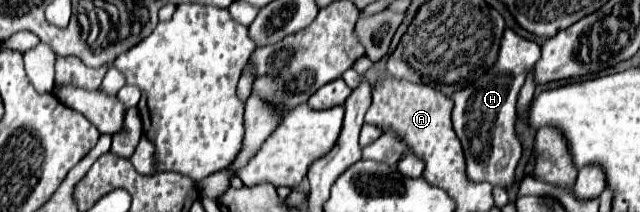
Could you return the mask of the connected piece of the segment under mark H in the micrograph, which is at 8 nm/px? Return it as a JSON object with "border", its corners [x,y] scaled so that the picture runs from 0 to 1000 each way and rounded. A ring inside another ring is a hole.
{"border":[[[791,137],[781,259],[775,307],[759,335],[750,373],[744,373],[731,420],[713,429],[706,448],[709,476],[709,533],[706,580],[716,656],[722,665],[725,741],[728,741],[728,825],[734,854],[763,854],[766,873],[781,873],[794,892],[806,854],[806,778],[816,731],[813,665],[803,627],[806,580],[806,476],[809,439],[816,420],[816,392],[822,373],[822,344],[834,316],[834,297],[844,278],[844,212],[816,184],[800,137]]]}

